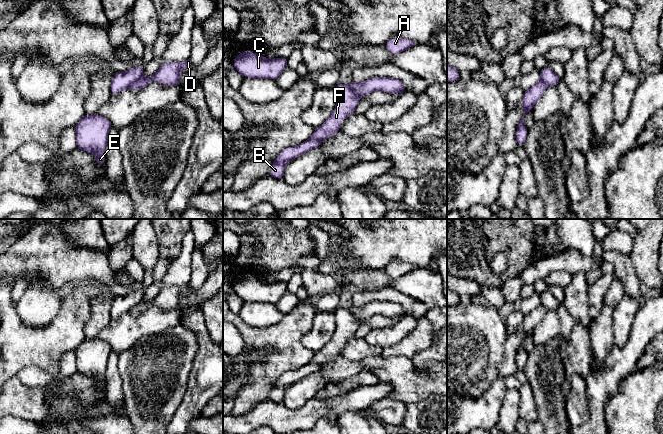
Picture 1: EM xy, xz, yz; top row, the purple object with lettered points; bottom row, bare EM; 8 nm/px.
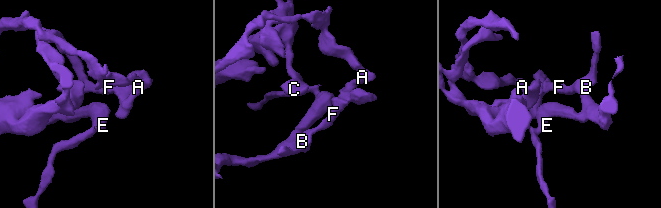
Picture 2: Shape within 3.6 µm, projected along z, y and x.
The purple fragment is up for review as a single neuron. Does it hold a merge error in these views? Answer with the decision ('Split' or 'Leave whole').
Split

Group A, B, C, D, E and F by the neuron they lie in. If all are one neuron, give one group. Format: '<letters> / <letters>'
A C D / B E F

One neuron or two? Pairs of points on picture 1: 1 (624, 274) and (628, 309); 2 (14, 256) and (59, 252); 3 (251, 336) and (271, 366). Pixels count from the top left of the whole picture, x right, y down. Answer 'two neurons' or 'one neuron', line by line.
1: two neurons
2: one neuron
3: one neuron

